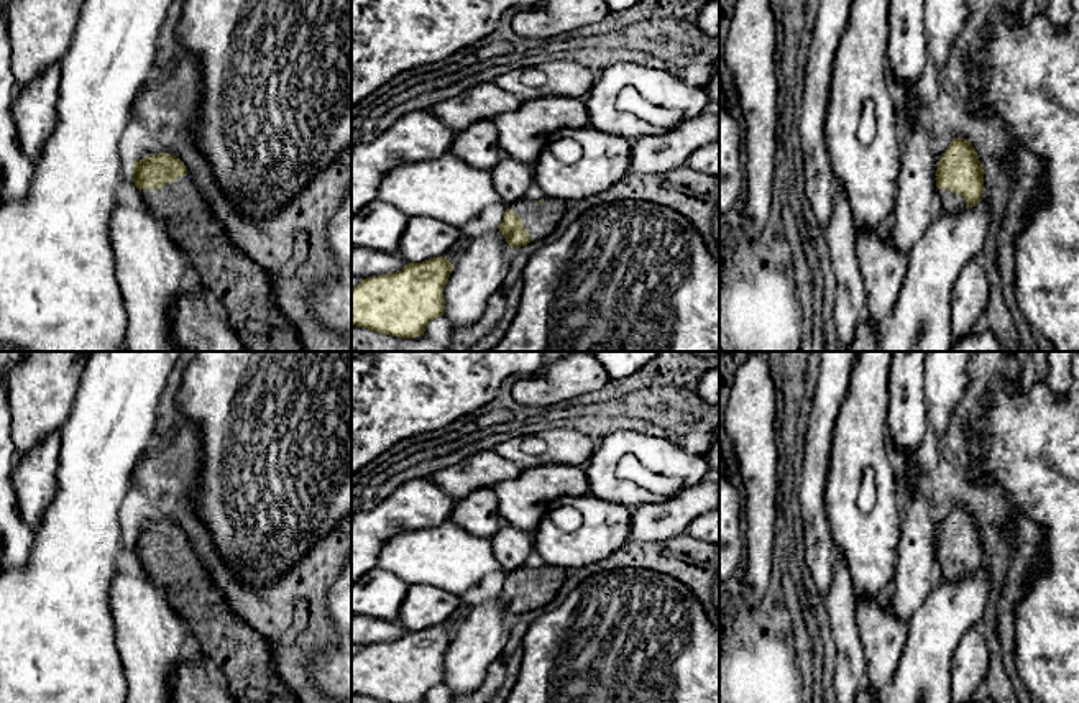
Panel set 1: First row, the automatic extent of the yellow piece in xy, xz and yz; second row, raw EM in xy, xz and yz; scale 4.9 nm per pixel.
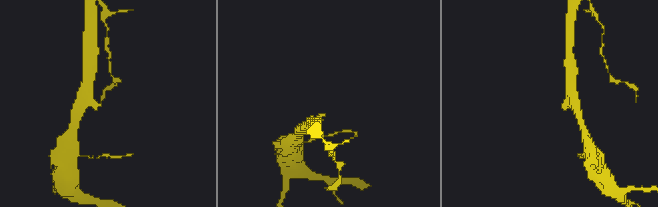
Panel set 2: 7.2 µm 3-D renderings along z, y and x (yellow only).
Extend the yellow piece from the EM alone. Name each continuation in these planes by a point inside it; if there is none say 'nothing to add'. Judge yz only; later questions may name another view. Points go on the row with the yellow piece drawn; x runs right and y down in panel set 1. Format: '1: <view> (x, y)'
1: yz (948, 202)

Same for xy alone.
1: xy (243, 289)

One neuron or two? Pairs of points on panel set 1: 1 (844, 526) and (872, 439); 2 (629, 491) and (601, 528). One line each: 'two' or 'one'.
1: one
2: two

